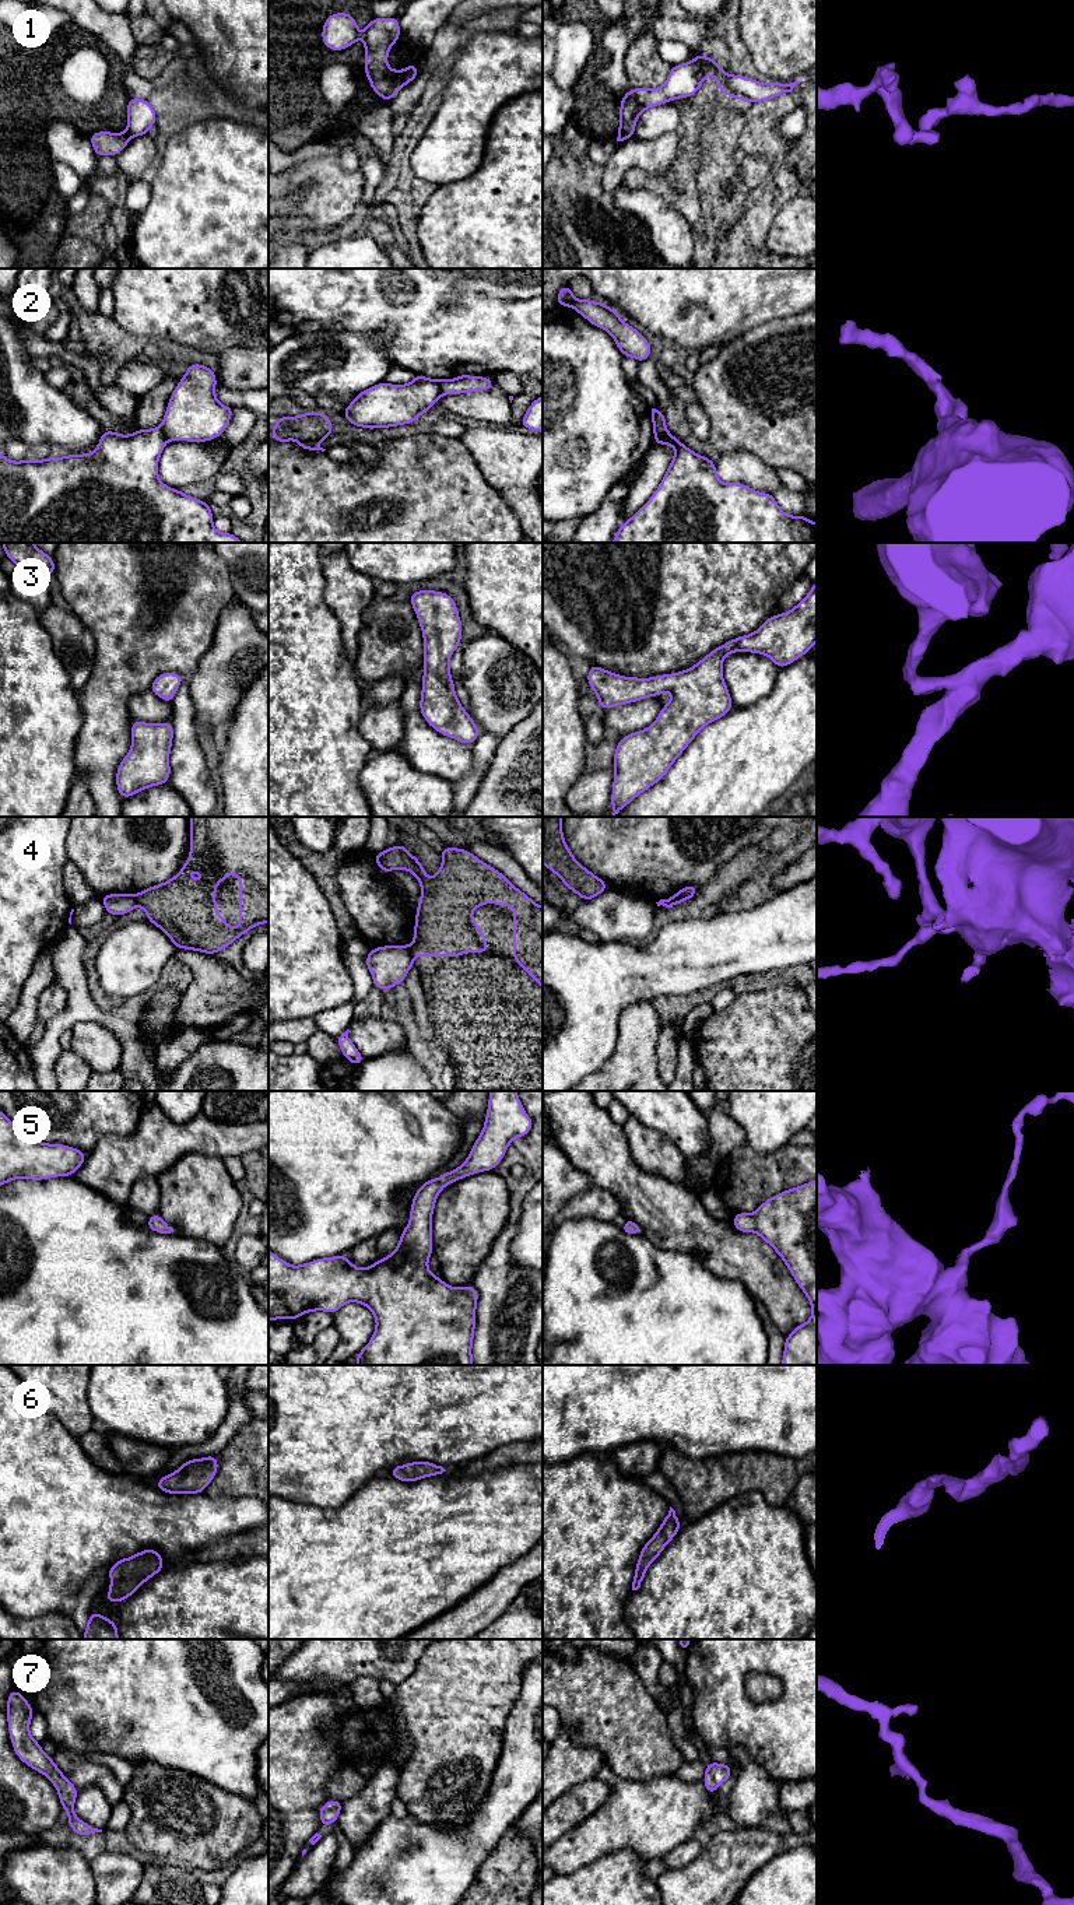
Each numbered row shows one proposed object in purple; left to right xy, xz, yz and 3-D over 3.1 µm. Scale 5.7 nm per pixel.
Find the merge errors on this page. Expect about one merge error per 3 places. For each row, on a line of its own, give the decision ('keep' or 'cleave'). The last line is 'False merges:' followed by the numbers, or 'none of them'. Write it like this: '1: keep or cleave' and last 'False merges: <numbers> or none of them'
1: cleave
2: cleave
3: keep
4: cleave
5: keep
6: keep
7: keep
False merges: 1, 2, 4

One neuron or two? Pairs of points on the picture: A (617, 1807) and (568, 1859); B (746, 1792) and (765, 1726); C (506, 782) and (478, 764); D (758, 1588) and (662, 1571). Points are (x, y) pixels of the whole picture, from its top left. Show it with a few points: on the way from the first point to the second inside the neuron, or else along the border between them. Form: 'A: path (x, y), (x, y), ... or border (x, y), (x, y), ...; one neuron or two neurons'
A: path (607, 1820), (581, 1846); one neuron
B: border (726, 1747), (741, 1744), (760, 1765), (781, 1781); two neurons
C: border (501, 739), (473, 799); two neurons
D: path (734, 1588), (685, 1588); one neuron

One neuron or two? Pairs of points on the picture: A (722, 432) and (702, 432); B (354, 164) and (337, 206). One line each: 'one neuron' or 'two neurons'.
A: two neurons
B: two neurons

